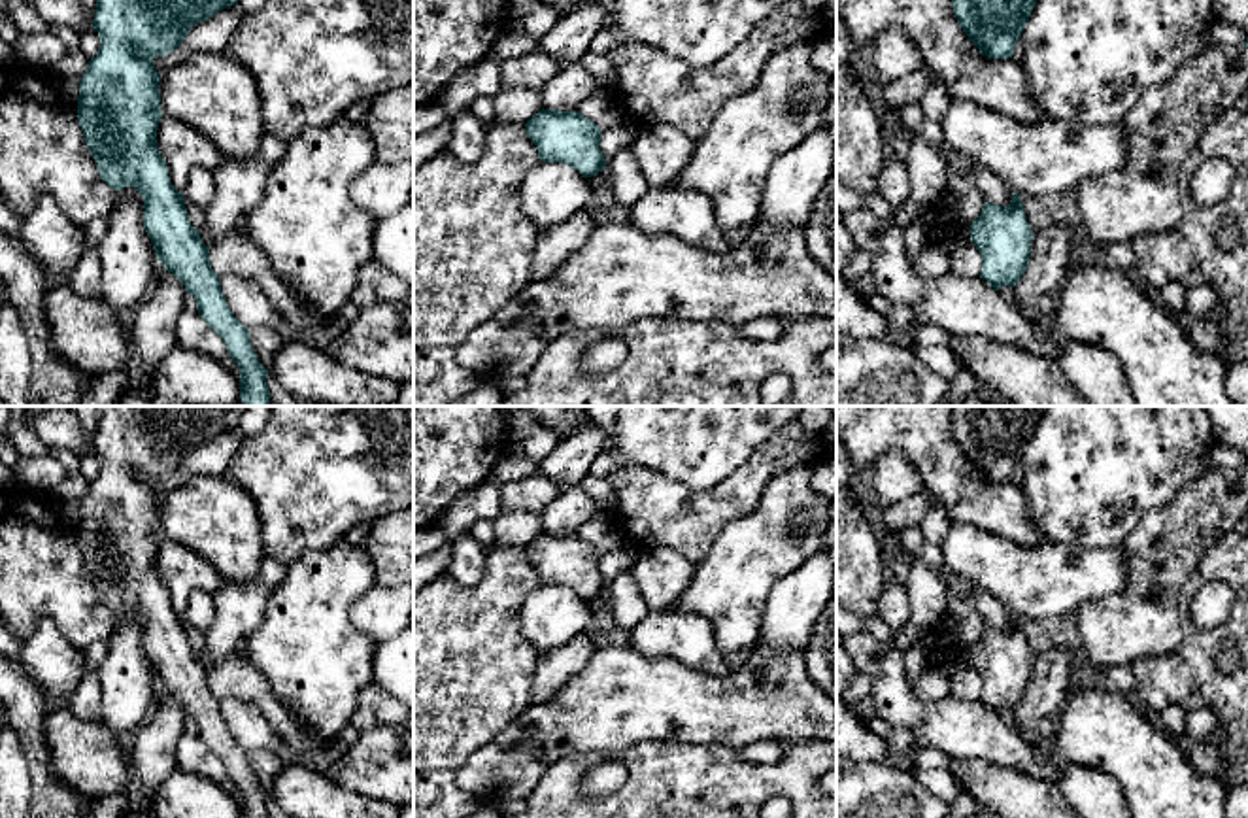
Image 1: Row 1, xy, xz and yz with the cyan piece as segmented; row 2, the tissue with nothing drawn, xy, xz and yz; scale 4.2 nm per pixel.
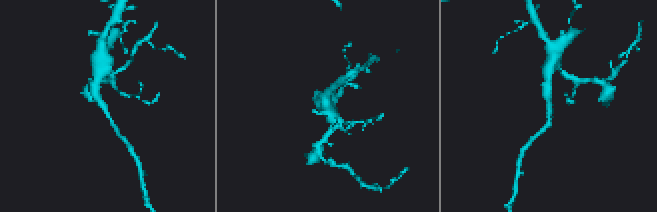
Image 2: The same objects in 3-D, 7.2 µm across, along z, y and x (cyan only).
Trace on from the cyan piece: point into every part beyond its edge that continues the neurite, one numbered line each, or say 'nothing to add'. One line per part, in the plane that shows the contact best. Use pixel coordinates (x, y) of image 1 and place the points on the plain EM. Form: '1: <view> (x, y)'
nothing to add

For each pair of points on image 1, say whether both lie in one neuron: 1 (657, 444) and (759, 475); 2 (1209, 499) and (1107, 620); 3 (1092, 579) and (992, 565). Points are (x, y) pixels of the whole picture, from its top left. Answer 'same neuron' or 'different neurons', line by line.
1: different neurons
2: same neuron
3: same neuron

